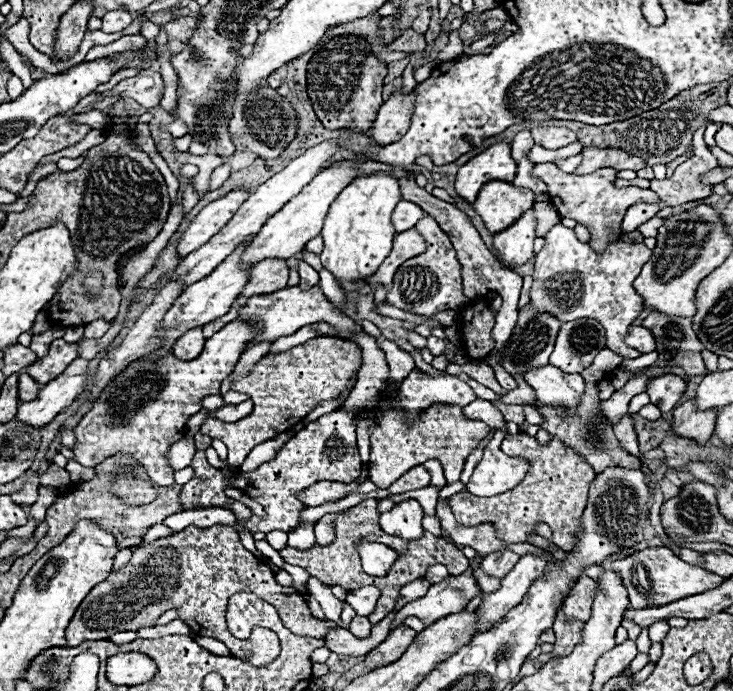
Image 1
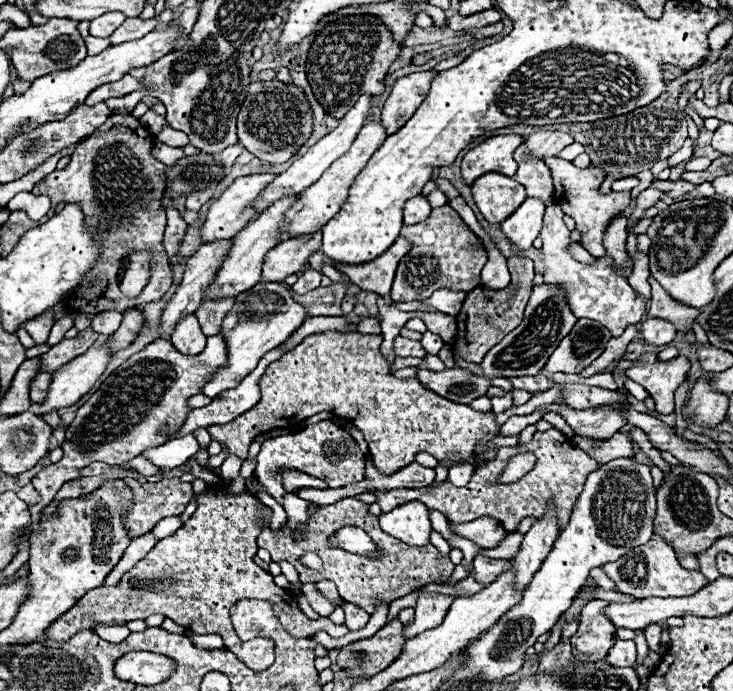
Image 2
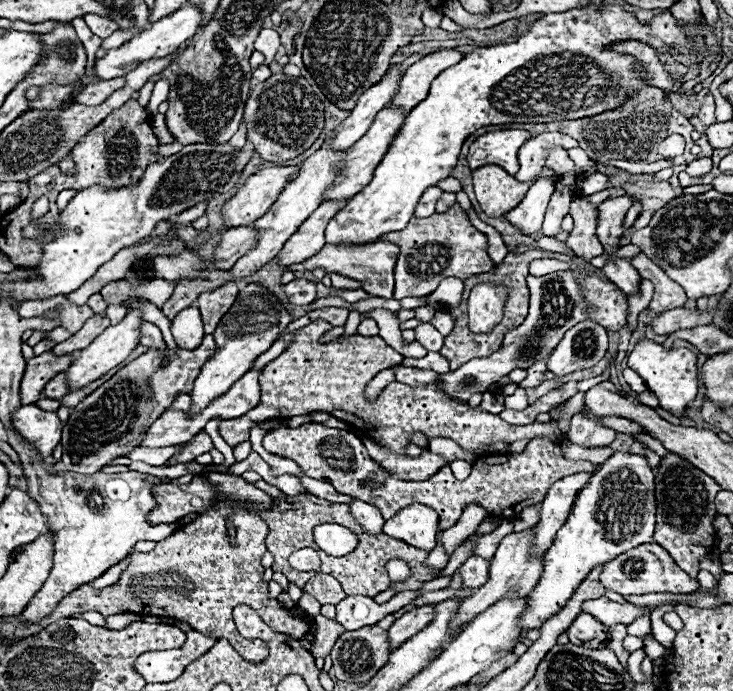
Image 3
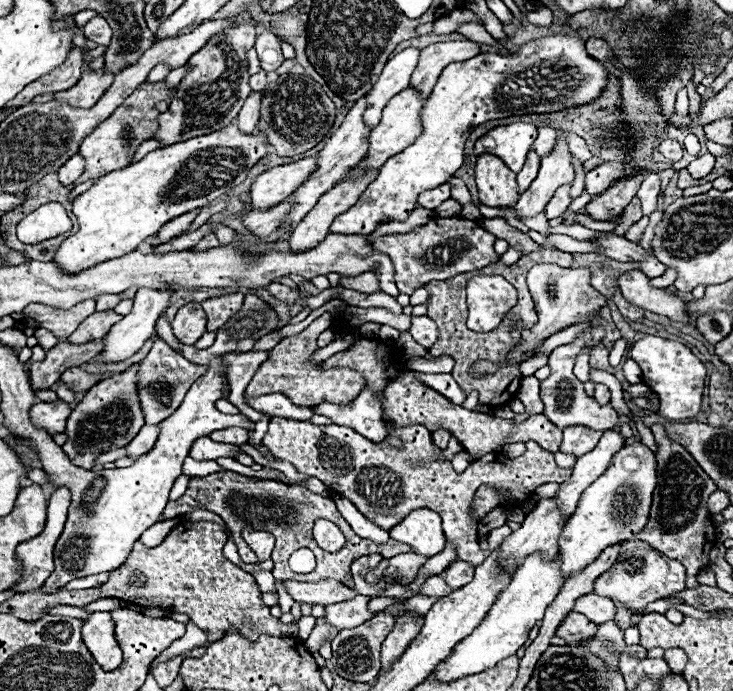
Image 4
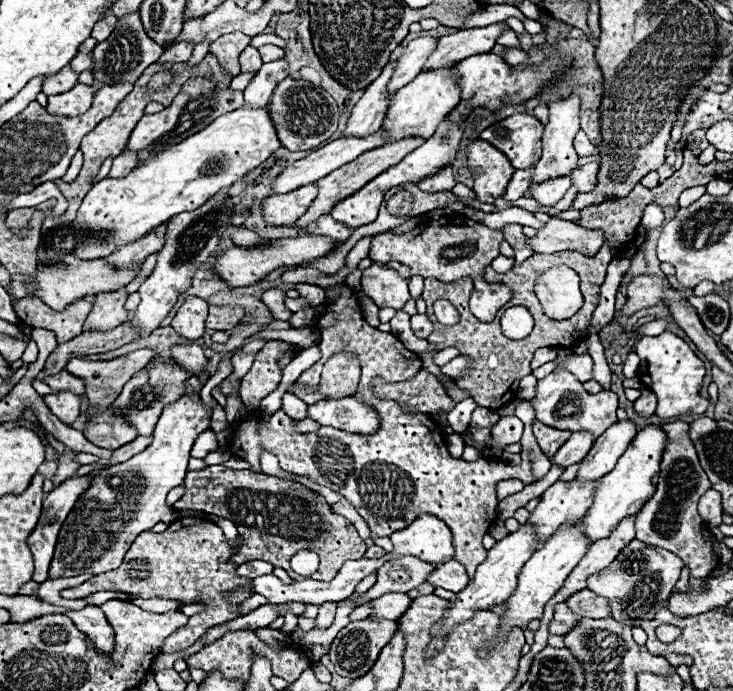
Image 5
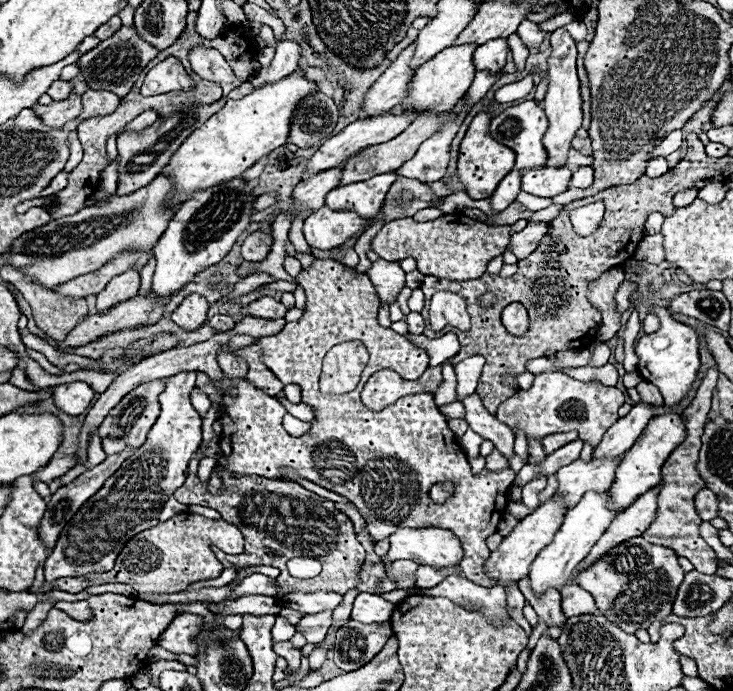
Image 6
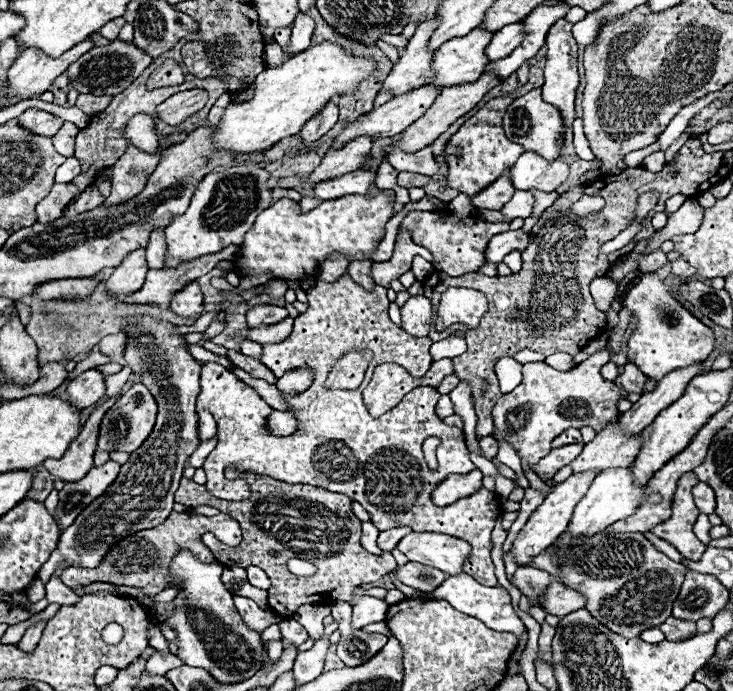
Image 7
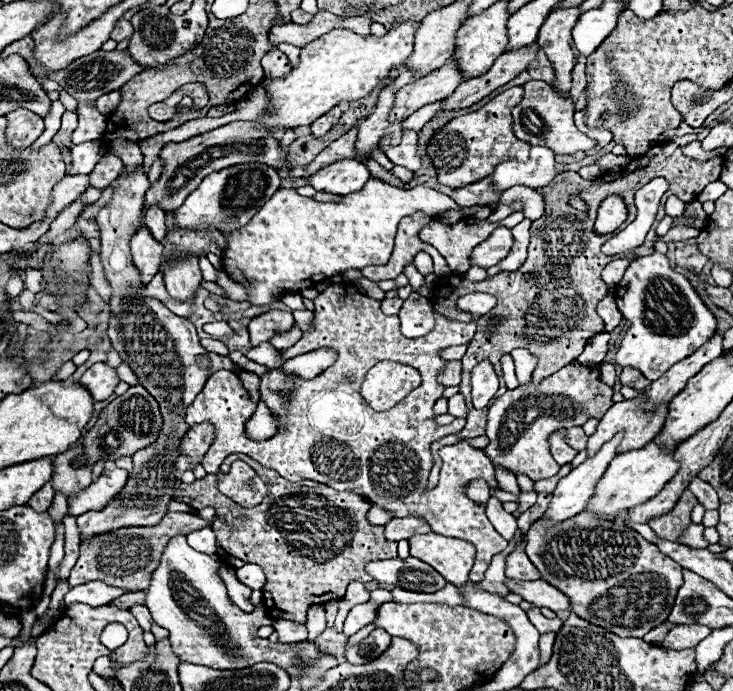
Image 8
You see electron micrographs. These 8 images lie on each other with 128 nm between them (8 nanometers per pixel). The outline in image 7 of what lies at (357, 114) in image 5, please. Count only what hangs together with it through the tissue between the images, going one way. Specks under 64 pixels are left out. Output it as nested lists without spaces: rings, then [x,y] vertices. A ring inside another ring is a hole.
[[[436,20],[422,22],[416,30],[416,34],[410,38],[410,42],[404,48],[404,54],[398,58],[398,62],[392,66],[390,74],[386,76],[382,88],[390,90],[392,96],[402,96],[406,92],[412,92],[432,80],[432,58],[434,54],[426,50],[428,36],[434,32]]]

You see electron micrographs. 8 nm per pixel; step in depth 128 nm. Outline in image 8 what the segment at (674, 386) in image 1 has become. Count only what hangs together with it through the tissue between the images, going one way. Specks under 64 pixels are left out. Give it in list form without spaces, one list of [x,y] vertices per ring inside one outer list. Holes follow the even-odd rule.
[[[650,254],[650,256],[642,256],[638,260],[634,260],[622,282],[622,286],[616,288],[614,298],[616,304],[622,312],[622,316],[626,320],[630,320],[630,328],[618,348],[616,354],[616,364],[618,366],[632,366],[636,370],[640,370],[648,380],[656,380],[660,378],[672,364],[688,358],[692,352],[696,352],[696,348],[704,346],[714,334],[716,334],[716,320],[710,314],[710,310],[702,304],[700,296],[694,292],[694,288],[690,286],[690,282],[684,278],[684,274],[674,272],[668,264],[668,258],[664,254]]]

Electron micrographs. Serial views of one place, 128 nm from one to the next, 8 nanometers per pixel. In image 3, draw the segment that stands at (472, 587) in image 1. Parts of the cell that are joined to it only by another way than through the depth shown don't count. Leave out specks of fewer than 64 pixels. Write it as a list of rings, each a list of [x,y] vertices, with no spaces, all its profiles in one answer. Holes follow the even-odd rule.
[[[426,604],[426,606],[418,606],[410,612],[406,612],[402,618],[396,620],[396,624],[392,624],[390,628],[390,640],[392,640],[392,650],[398,648],[400,644],[404,644],[404,640],[412,638],[414,634],[418,634],[422,628],[426,628],[436,614],[436,604]]]

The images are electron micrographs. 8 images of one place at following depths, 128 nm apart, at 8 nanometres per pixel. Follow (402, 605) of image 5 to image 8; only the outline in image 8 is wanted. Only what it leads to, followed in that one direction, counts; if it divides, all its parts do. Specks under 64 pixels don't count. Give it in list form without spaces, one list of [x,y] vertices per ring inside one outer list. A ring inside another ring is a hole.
[[[364,602],[364,604],[358,604],[354,606],[348,616],[346,616],[346,622],[344,622],[344,634],[346,636],[352,636],[356,634],[360,628],[364,628],[366,624],[372,624],[376,620],[376,608],[378,604],[370,604],[370,602]]]

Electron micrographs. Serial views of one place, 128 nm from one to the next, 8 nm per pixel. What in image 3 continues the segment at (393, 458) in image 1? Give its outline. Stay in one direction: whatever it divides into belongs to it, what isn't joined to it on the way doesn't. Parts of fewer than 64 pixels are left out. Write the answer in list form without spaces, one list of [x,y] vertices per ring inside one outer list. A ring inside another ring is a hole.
[[[316,320],[300,328],[290,348],[282,356],[264,366],[260,374],[260,388],[262,388],[260,404],[254,410],[246,412],[242,418],[222,420],[218,424],[218,432],[228,446],[234,448],[236,444],[246,442],[248,432],[264,420],[284,420],[312,412],[328,412],[340,418],[360,432],[370,434],[366,438],[374,440],[378,446],[388,448],[394,454],[406,454],[406,446],[410,444],[410,438],[416,432],[424,434],[428,442],[438,436],[450,438],[464,450],[474,454],[482,444],[490,444],[496,440],[510,444],[520,438],[548,436],[550,440],[558,442],[562,436],[554,420],[548,424],[534,422],[528,426],[512,426],[504,422],[498,414],[476,410],[448,398],[446,394],[438,392],[436,386],[406,386],[402,382],[390,382],[376,400],[368,400],[364,396],[368,382],[384,368],[400,364],[402,360],[400,354],[394,352],[380,336],[366,338],[352,334],[348,338],[340,336],[322,344],[320,336],[326,334],[328,330],[330,324],[324,320]]]

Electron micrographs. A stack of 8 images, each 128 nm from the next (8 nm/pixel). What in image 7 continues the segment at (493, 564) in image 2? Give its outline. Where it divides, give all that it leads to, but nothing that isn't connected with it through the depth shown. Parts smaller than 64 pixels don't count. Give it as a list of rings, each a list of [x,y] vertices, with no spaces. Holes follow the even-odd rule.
[[[408,562],[406,566],[396,568],[396,574],[402,584],[420,592],[432,592],[446,580],[444,572],[436,568],[428,568],[424,564],[416,564],[416,562]]]

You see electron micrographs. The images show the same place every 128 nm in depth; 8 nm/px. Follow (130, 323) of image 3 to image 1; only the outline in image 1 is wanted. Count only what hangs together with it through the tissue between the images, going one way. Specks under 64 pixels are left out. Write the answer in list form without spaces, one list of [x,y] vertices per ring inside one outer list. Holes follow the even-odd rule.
[[[86,374],[82,376],[58,376],[56,380],[48,382],[34,400],[22,402],[18,406],[16,420],[32,424],[34,428],[42,428],[48,422],[54,420],[56,414],[60,414],[64,408],[68,408],[76,396],[86,386]]]

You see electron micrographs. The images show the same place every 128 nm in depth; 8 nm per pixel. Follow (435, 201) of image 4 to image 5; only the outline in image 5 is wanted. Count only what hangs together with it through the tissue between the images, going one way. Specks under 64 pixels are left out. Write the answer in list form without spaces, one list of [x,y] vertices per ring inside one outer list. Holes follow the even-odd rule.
[[[444,168],[440,170],[436,176],[428,178],[428,180],[422,180],[418,184],[418,188],[422,192],[428,192],[428,194],[434,194],[434,192],[444,192],[444,190],[452,190],[456,184],[454,176],[452,176],[452,170],[450,168]]]

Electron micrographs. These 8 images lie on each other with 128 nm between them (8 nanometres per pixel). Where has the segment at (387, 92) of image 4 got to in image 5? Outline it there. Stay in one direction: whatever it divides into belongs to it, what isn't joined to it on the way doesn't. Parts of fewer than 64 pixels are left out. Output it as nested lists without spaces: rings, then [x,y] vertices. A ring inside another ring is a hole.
[[[422,36],[422,38],[416,38],[412,40],[402,56],[396,60],[396,68],[394,68],[394,74],[388,82],[388,96],[392,96],[396,90],[400,90],[404,84],[408,84],[412,78],[416,78],[422,68],[424,68],[424,60],[428,60],[428,56],[432,54],[432,48],[436,46],[436,40],[438,38],[432,38],[432,36]]]

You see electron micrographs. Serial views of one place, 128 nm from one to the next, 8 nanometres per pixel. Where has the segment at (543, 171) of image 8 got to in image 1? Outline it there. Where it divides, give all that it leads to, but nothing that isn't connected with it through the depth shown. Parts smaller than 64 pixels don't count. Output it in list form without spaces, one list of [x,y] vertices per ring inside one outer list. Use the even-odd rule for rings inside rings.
[[[562,224],[552,226],[550,232],[544,236],[544,240],[546,240],[544,248],[536,254],[536,266],[534,266],[534,272],[532,272],[534,282],[532,282],[532,288],[530,288],[530,304],[536,308],[536,312],[552,314],[560,322],[570,322],[570,320],[576,320],[576,318],[594,318],[606,328],[606,346],[612,352],[624,356],[625,359],[638,358],[641,355],[640,352],[624,346],[624,332],[642,312],[640,296],[636,296],[636,290],[632,288],[632,282],[640,274],[642,266],[650,260],[652,250],[646,248],[644,242],[628,244],[628,242],[622,240],[622,236],[618,236],[608,244],[608,248],[604,248],[604,252],[594,252],[590,248],[590,244],[580,242],[576,238],[572,228],[566,228]]]

